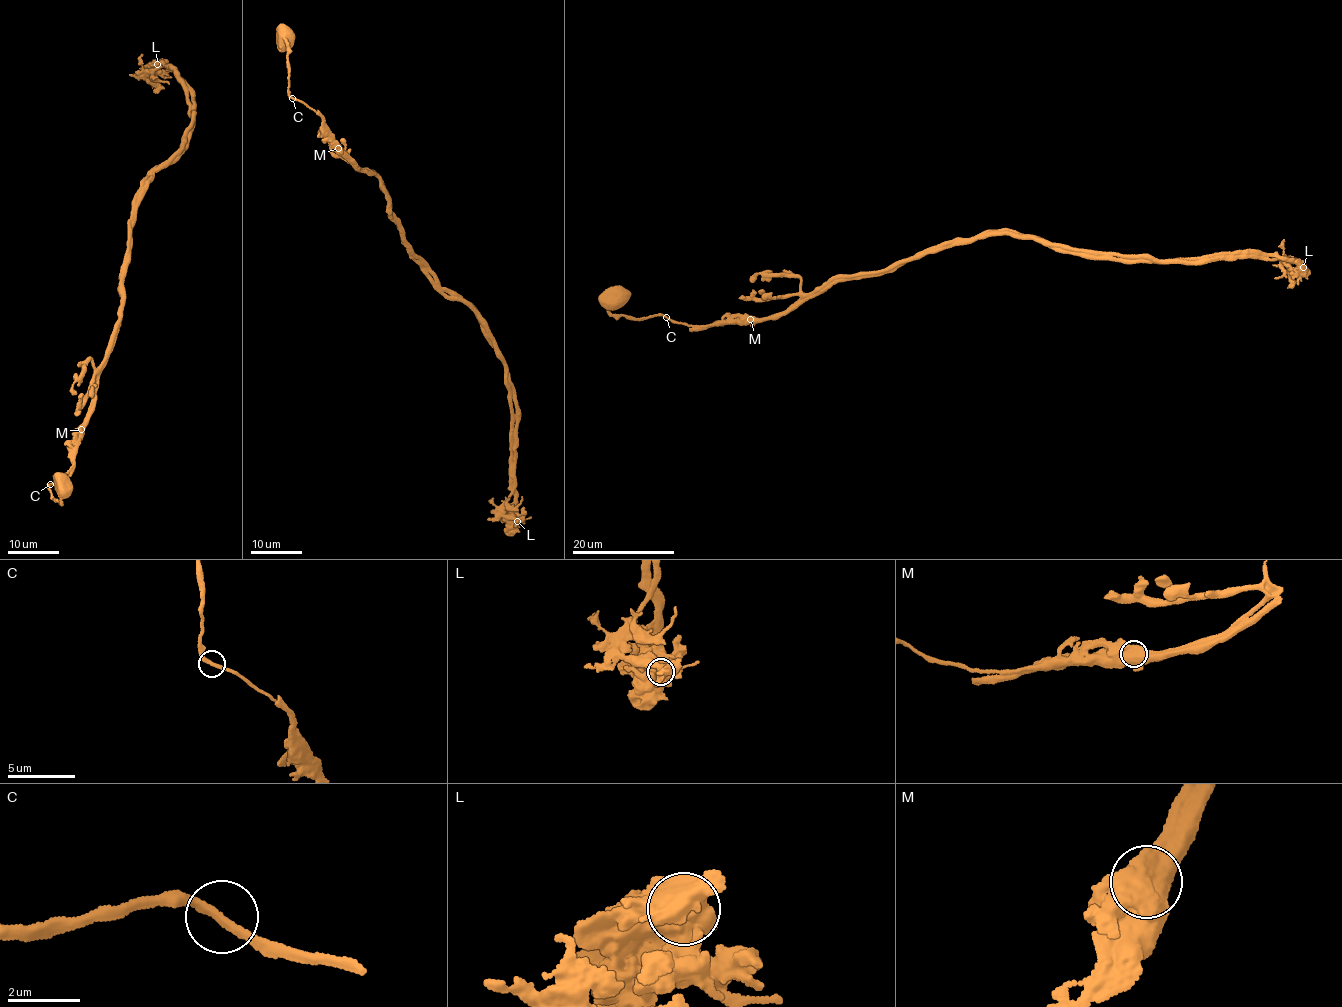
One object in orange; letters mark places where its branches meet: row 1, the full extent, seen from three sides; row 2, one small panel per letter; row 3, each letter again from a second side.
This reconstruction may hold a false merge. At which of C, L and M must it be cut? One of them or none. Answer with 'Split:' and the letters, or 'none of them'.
Split: M

